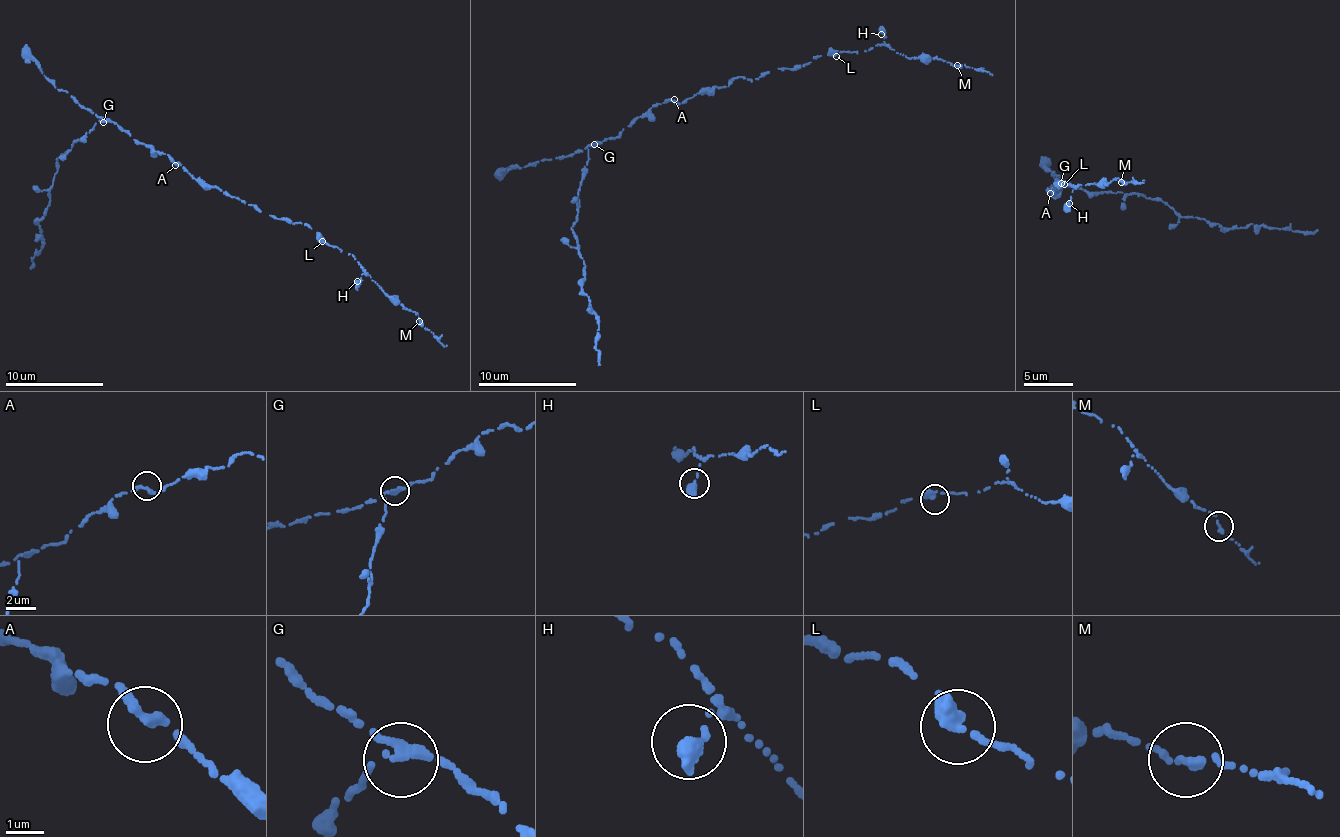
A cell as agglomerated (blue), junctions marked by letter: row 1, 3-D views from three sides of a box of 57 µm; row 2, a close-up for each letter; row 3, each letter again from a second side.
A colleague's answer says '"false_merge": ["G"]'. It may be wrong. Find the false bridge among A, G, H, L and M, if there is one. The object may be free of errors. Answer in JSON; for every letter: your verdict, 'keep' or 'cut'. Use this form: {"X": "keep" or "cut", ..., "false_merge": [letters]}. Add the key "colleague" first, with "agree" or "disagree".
{"colleague": "agree", "A": "keep", "G": "cut", "H": "keep", "L": "keep", "M": "keep", "false_merge": ["G"]}

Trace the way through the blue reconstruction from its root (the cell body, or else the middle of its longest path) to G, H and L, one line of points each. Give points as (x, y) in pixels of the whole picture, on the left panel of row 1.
G: (175, 163), (165, 153), (140, 143), (116, 123), (103, 122)
H: (175, 163), (194, 178), (257, 209), (309, 226), (325, 242), (354, 258), (363, 271), (361, 280), (357, 281)
L: (175, 163), (194, 178), (217, 186), (224, 193), (257, 209), (309, 226), (322, 241)

